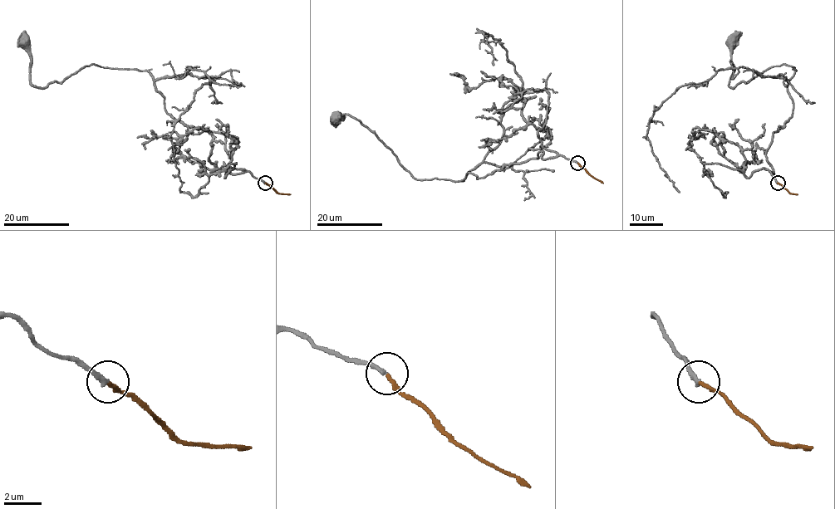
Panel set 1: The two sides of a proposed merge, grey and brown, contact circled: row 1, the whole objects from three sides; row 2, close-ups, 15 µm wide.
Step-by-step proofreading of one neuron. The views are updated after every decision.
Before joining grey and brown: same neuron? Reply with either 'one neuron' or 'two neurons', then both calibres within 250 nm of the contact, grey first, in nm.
one neuron | 220/180 nm

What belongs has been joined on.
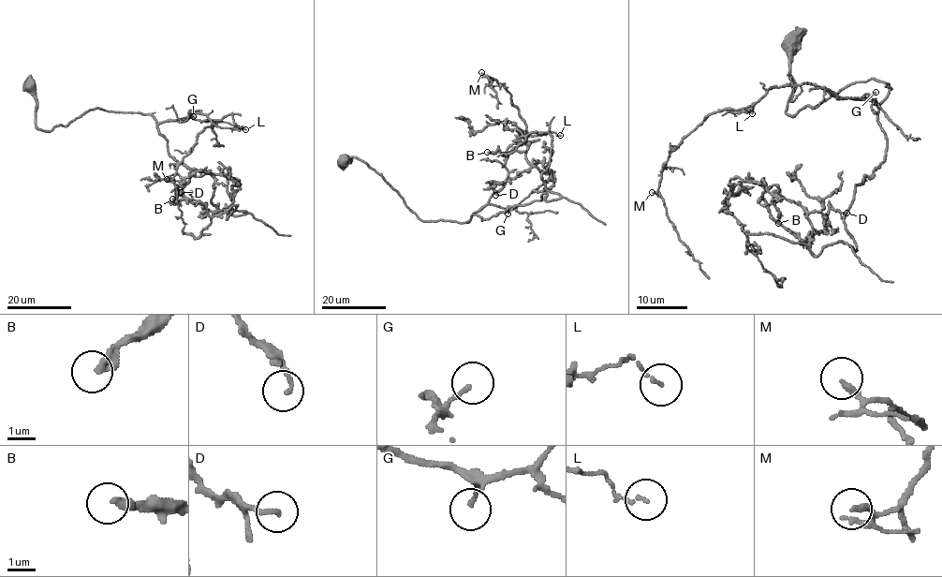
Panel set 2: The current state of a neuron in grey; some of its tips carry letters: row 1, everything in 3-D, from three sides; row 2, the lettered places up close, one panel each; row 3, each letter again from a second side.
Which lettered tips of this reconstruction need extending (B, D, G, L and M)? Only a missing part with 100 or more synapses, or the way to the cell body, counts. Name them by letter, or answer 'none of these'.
none of these

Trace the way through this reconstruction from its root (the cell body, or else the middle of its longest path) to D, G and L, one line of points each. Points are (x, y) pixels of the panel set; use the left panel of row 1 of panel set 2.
D: (29, 85), (39, 129), (150, 114), (245, 213), (181, 192)
G: (29, 85), (36, 104), (36, 126), (47, 131), (66, 125), (96, 108), (150, 114), (158, 123), (193, 116)
L: (29, 85), (39, 129), (96, 108), (158, 123), (192, 110), (245, 129)

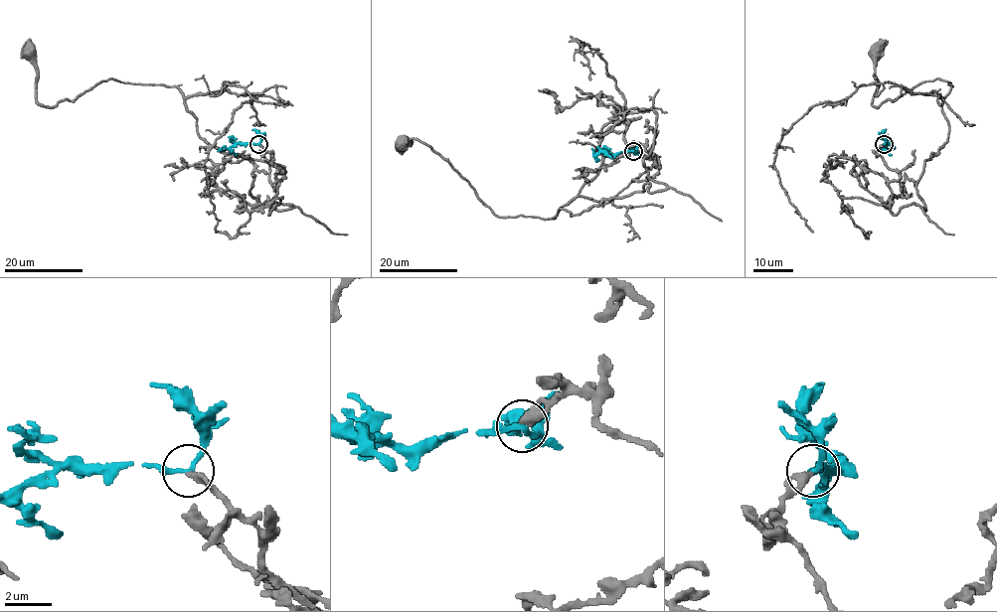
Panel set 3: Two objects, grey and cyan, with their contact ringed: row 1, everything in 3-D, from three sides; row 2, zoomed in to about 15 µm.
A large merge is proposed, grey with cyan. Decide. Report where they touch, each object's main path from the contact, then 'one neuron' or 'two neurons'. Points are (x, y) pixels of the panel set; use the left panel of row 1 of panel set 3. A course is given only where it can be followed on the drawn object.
place (258, 144); course grey (258, 144), (284, 171), (268, 213), (289, 209), (175, 86), (44, 107), (28, 51); course cyan (258, 144), (238, 144), (223, 149), (226, 145); one neuron

